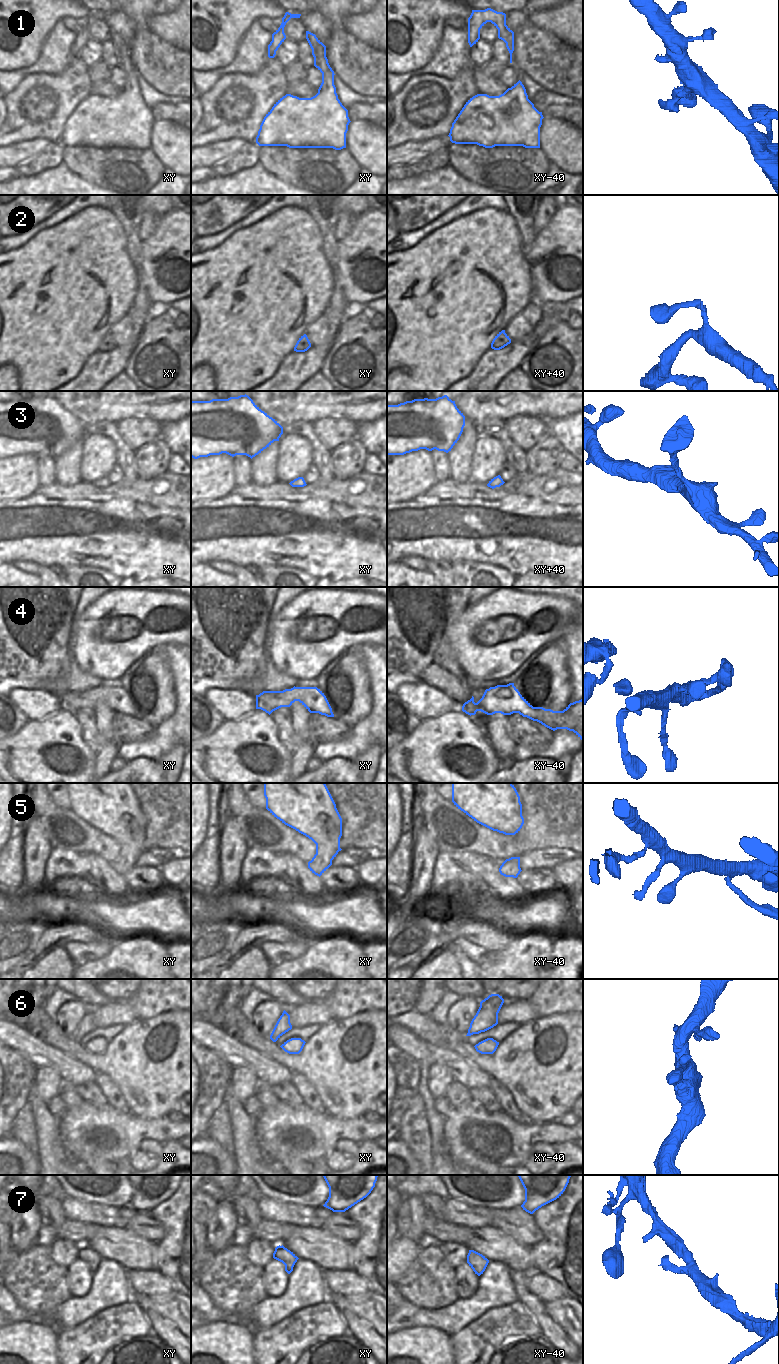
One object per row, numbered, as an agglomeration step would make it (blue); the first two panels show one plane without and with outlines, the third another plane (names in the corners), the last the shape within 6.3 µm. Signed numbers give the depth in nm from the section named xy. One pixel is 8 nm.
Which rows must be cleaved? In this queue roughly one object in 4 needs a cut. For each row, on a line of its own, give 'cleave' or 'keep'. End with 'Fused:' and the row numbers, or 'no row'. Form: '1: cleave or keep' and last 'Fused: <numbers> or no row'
1: keep
2: keep
3: keep
4: keep
5: keep
6: keep
7: keep
Fused: no row

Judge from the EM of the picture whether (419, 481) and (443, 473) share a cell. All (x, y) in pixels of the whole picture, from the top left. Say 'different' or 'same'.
different

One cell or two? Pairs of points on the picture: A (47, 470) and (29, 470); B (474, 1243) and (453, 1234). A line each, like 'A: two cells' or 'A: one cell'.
A: two cells
B: two cells

